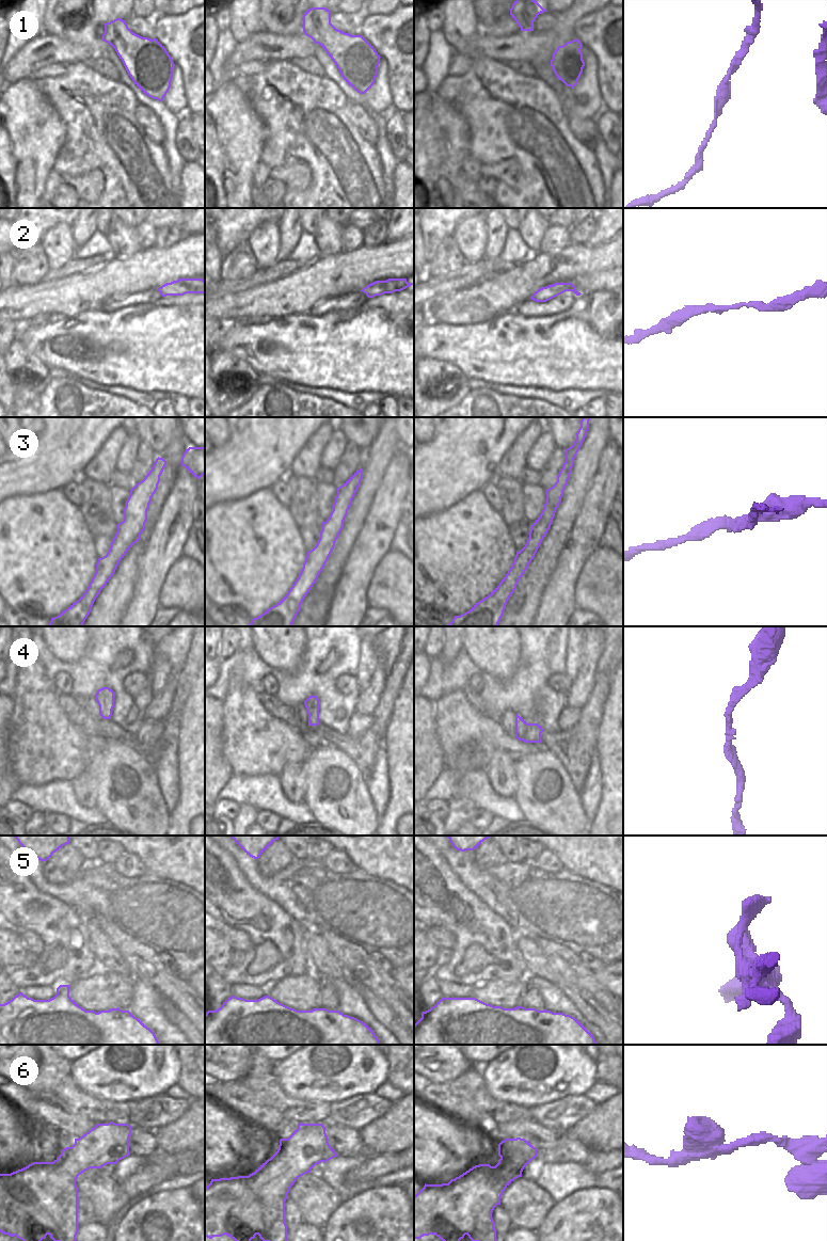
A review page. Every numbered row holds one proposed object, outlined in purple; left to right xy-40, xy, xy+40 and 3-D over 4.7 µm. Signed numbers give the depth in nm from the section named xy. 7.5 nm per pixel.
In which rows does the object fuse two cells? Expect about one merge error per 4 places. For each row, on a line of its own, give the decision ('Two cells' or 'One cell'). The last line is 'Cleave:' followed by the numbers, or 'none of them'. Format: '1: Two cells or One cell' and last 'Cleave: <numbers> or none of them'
1: Two cells
2: One cell
3: Two cells
4: One cell
5: One cell
6: One cell
Cleave: 1, 3.

